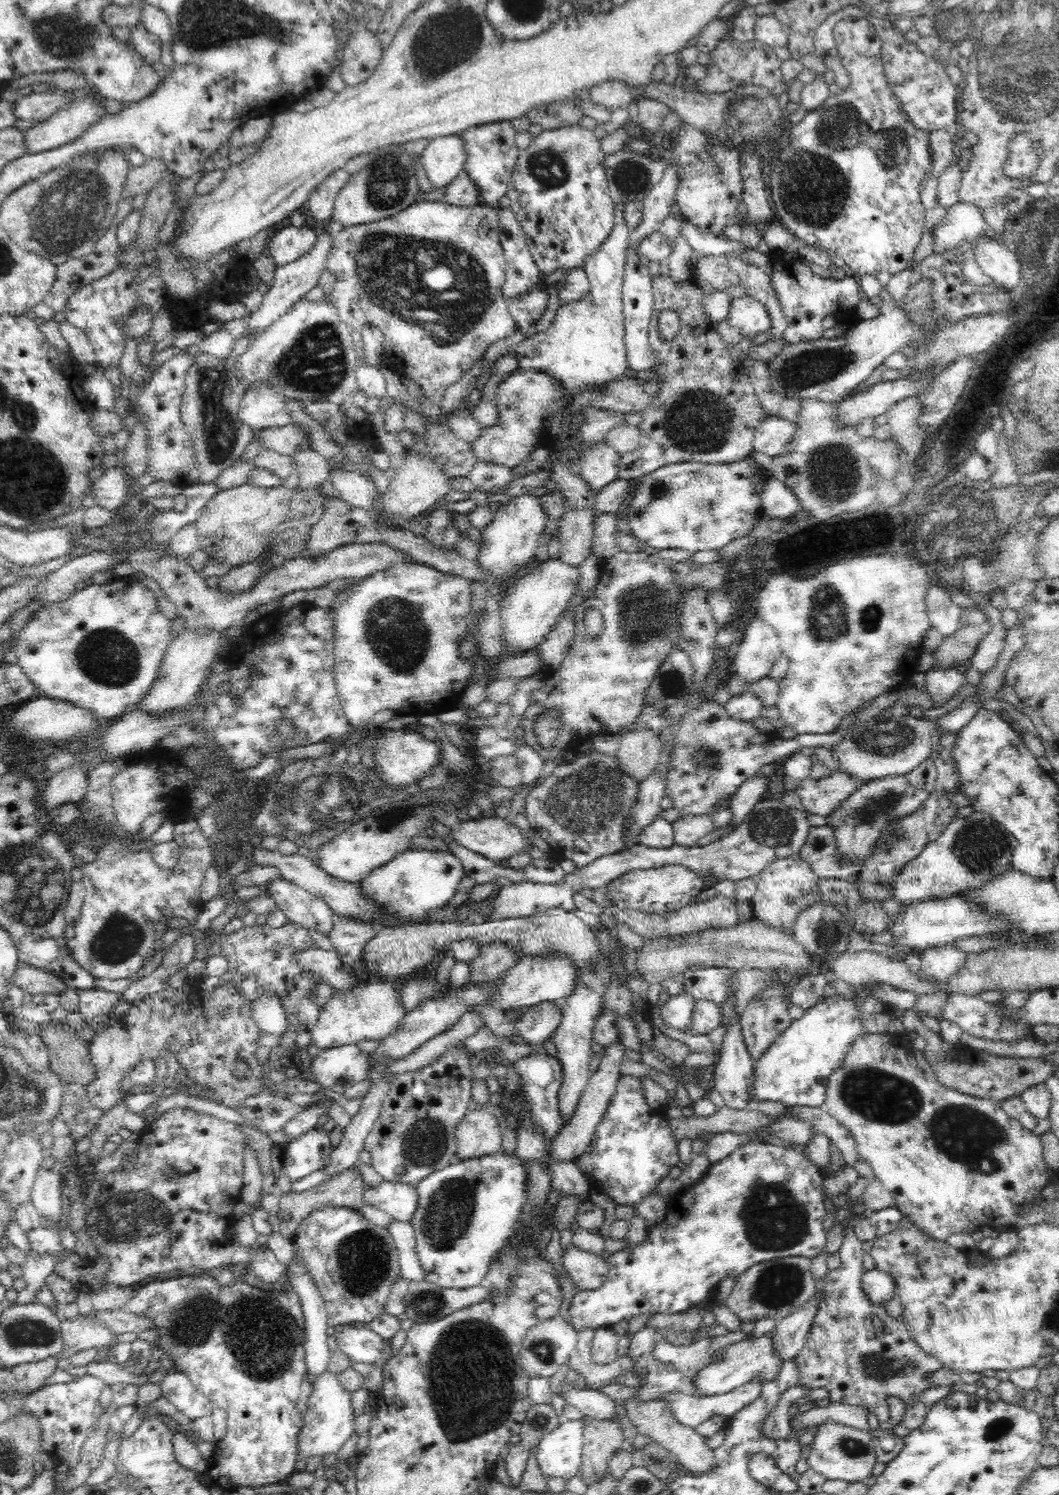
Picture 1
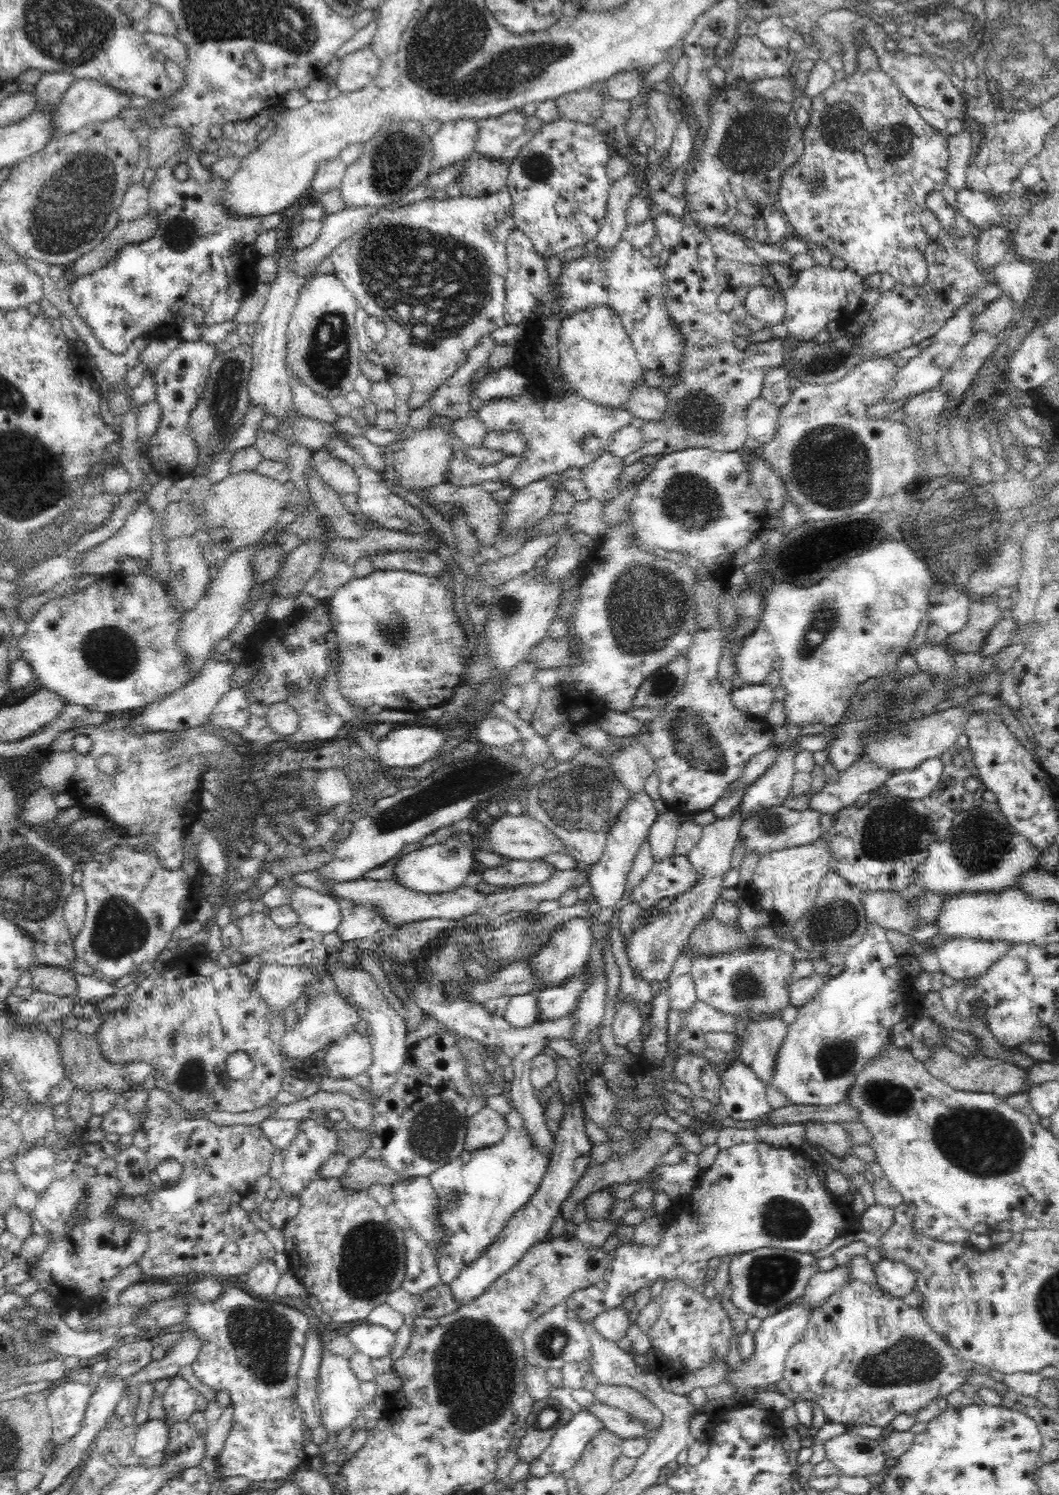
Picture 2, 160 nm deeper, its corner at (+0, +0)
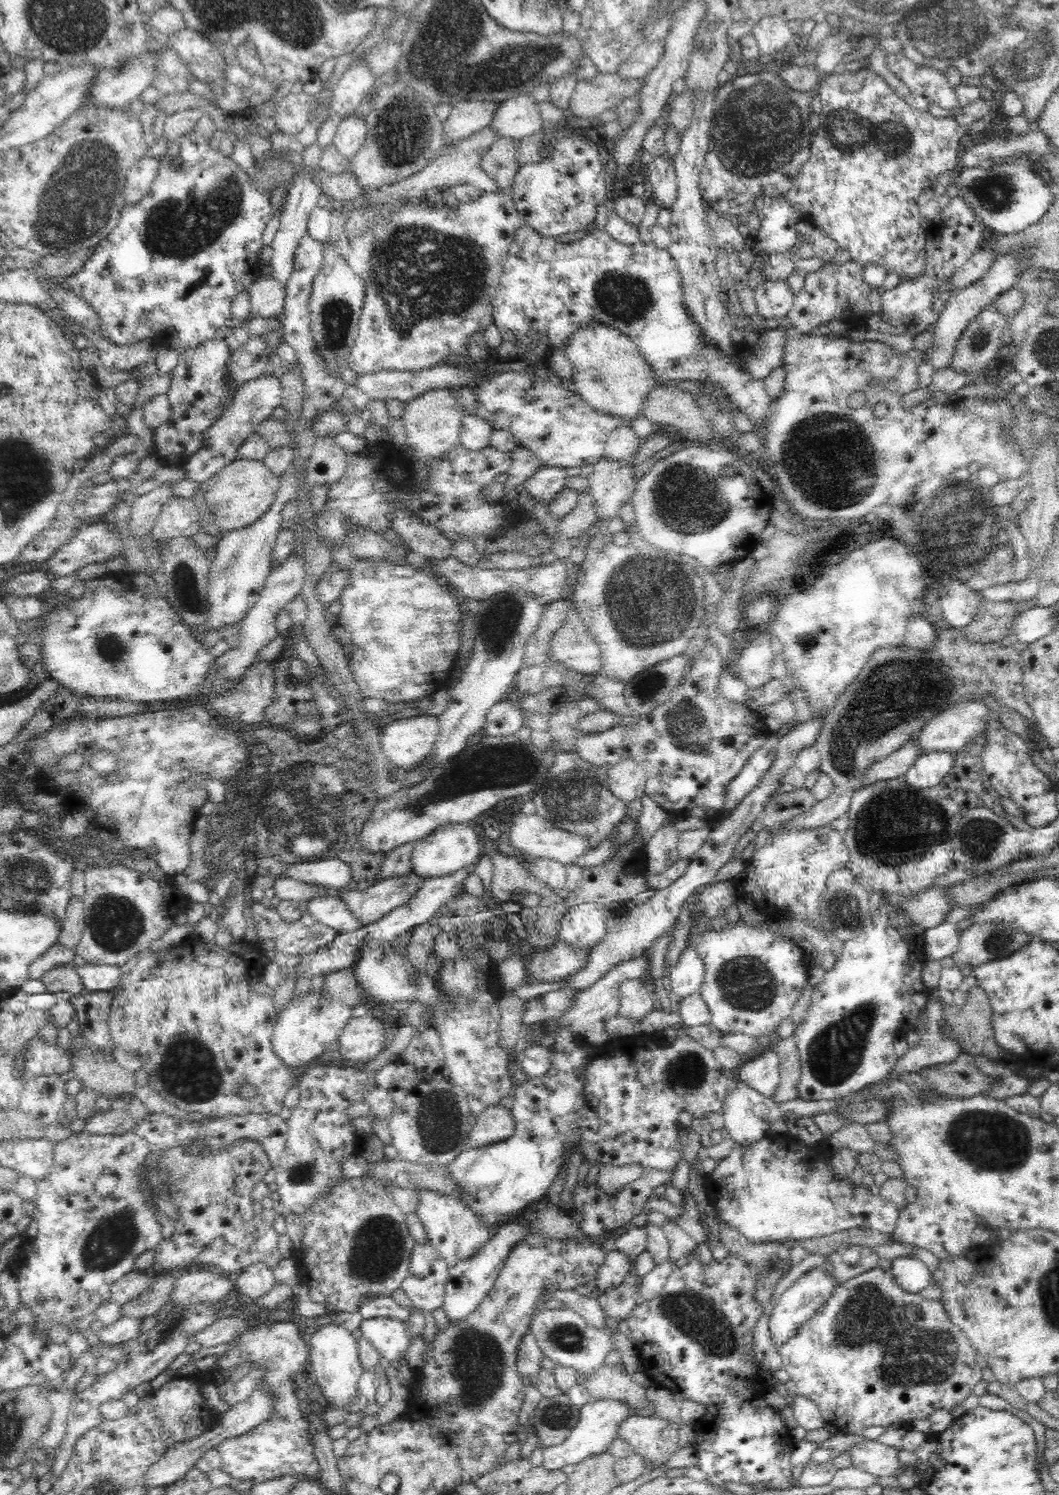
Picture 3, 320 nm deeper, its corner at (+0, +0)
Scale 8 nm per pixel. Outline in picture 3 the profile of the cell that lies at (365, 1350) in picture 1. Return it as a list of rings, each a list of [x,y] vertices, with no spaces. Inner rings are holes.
[[[374,1318],[370,1320],[363,1320],[360,1325],[362,1335],[378,1349],[382,1359],[386,1363],[392,1363],[393,1366],[398,1367],[400,1360],[406,1357],[406,1351],[410,1346],[410,1335],[408,1331],[408,1322],[401,1322],[400,1320],[393,1320],[392,1318]]]

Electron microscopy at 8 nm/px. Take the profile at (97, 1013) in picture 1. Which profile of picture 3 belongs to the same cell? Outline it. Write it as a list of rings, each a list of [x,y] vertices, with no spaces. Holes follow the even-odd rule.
[[[87,963],[77,967],[86,993],[111,991],[121,977],[121,967],[108,964]]]

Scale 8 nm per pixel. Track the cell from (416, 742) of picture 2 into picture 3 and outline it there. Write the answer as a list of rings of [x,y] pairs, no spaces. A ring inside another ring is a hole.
[[[431,715],[396,719],[380,730],[384,762],[405,771],[420,766],[440,736],[439,719]]]

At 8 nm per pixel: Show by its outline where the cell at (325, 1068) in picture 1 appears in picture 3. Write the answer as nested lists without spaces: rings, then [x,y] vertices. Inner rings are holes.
[[[370,1010],[361,1017],[350,1019],[337,1040],[342,1064],[353,1067],[366,1064],[384,1050],[388,1038],[384,1023]]]

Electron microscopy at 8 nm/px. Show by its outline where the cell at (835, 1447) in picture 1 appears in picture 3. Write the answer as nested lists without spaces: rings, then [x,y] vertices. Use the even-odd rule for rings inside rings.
[[[865,1440],[846,1450],[851,1454],[854,1468],[872,1473],[877,1477],[893,1477],[903,1464],[898,1460],[898,1448],[891,1447],[877,1440]]]

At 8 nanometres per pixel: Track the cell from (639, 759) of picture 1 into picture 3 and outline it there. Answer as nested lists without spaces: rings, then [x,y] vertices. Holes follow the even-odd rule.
[[[627,759],[607,770],[610,792],[626,804],[644,795],[646,772],[638,762]]]

